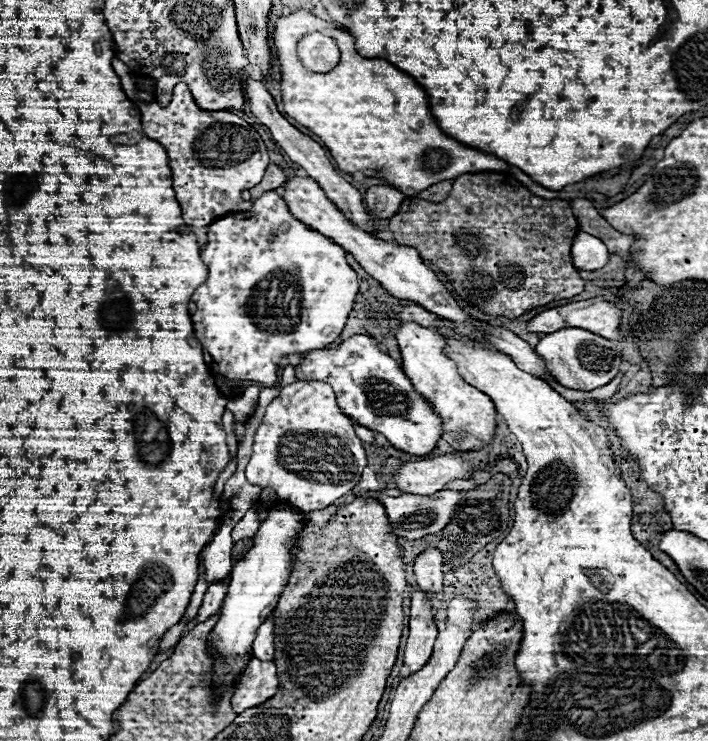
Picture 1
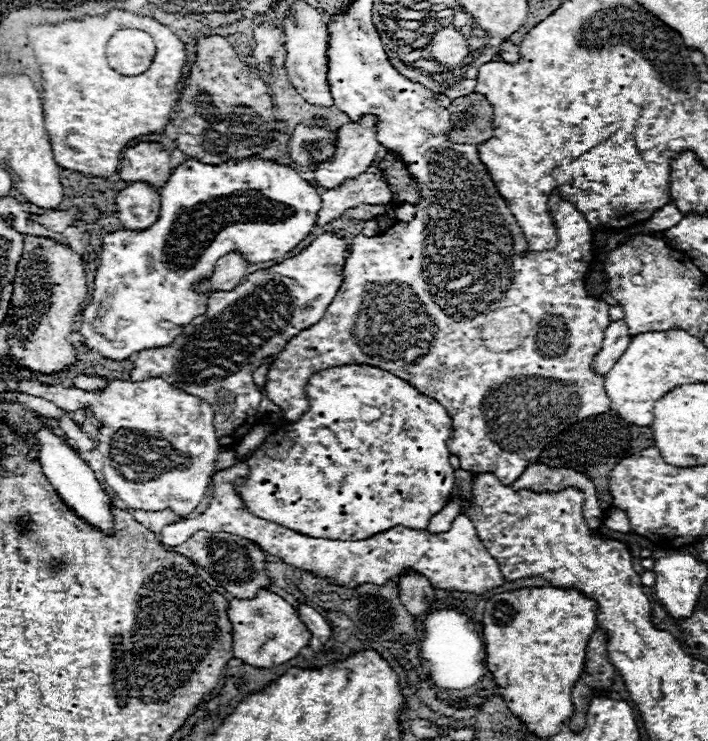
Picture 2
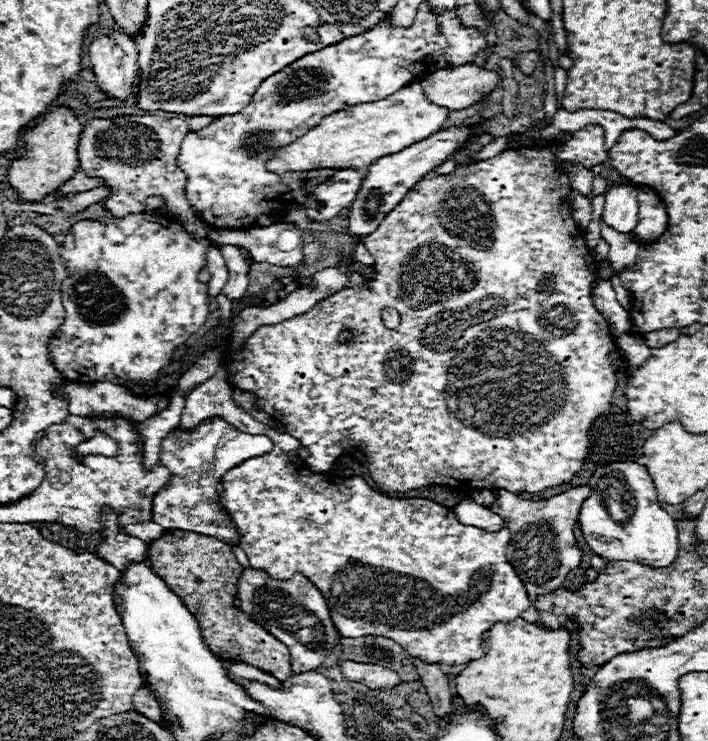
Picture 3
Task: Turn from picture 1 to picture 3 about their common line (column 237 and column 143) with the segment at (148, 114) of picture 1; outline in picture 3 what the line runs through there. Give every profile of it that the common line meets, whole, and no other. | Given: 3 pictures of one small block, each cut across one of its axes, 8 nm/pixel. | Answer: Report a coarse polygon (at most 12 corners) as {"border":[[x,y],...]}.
{"border":[[162,116],[92,118],[80,172],[102,178],[114,218],[162,196],[194,238],[176,158],[188,124]]}

